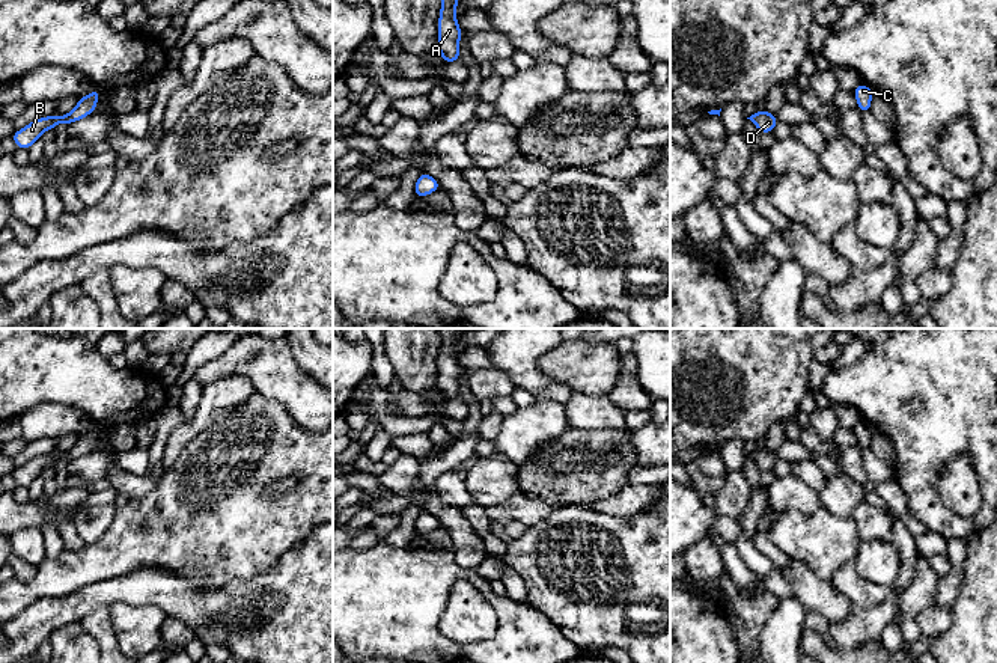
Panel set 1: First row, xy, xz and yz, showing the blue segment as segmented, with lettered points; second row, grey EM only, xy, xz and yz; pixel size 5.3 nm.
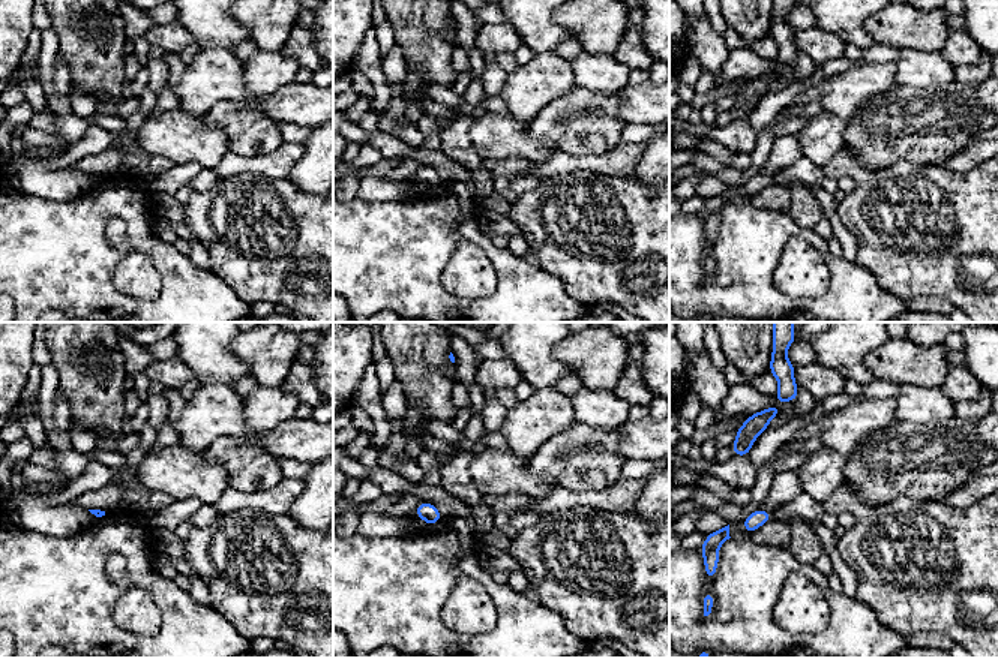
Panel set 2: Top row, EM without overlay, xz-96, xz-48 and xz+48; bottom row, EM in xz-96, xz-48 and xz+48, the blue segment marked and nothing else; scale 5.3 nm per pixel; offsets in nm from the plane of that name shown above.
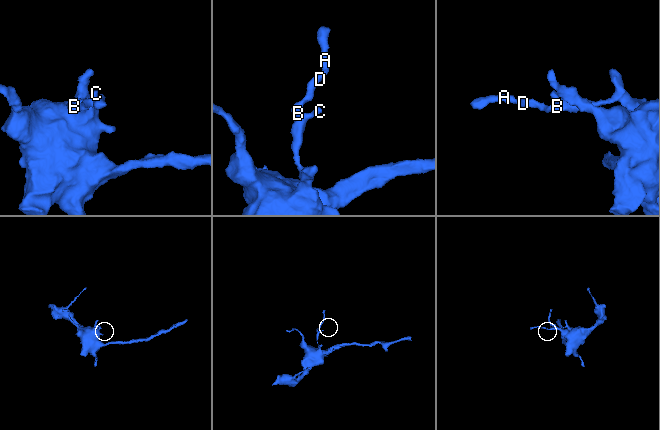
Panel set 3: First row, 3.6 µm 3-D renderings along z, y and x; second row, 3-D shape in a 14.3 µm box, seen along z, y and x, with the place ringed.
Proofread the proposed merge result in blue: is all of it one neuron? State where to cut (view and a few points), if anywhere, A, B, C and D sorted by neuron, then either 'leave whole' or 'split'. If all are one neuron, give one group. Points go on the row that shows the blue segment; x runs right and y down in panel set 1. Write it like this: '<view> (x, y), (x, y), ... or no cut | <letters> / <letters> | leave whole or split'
no cut | A B C D | leave whole

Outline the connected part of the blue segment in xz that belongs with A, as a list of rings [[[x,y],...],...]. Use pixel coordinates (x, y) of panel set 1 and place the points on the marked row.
[[[441,0],[437,50],[446,63],[459,60],[459,39],[462,30],[455,15],[455,8],[458,5],[458,0]]]

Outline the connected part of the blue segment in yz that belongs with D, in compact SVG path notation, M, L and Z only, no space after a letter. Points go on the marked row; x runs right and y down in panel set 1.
M756 110L756 113L747 119L750 119L755 124L761 134L774 133L774 127L779 122L777 116L768 113L767 110Z

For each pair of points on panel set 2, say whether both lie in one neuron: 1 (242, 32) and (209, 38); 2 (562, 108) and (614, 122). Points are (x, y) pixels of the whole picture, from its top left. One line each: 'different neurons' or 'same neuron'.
1: same neuron
2: same neuron

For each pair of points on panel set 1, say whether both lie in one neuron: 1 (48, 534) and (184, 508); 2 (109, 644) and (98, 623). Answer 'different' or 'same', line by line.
1: different
2: same

